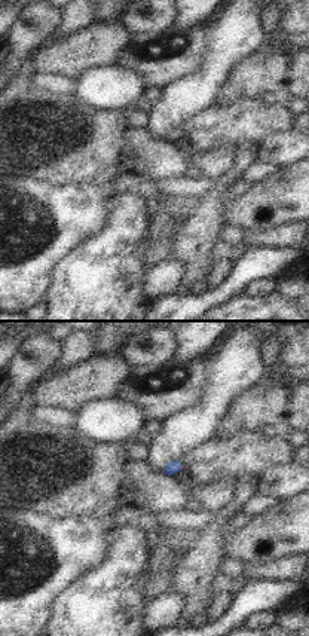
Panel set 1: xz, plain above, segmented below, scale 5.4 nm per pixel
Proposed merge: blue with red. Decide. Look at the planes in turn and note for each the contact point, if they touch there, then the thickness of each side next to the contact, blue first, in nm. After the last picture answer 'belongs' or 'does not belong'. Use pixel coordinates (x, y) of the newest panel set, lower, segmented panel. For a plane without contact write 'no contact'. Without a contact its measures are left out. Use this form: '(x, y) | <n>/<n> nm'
no contact

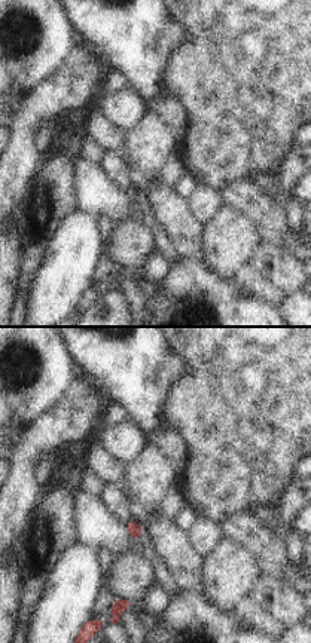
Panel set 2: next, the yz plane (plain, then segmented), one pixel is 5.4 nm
no contact

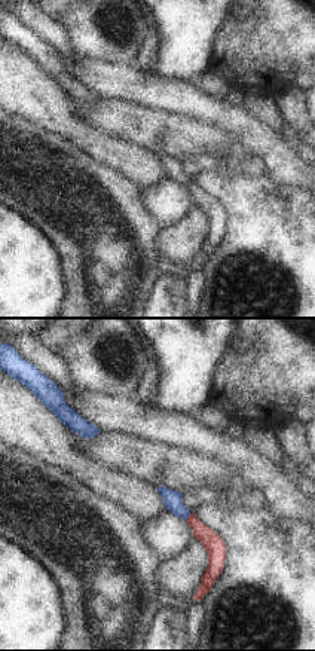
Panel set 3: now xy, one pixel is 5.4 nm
(189, 515) | 100/110 nm

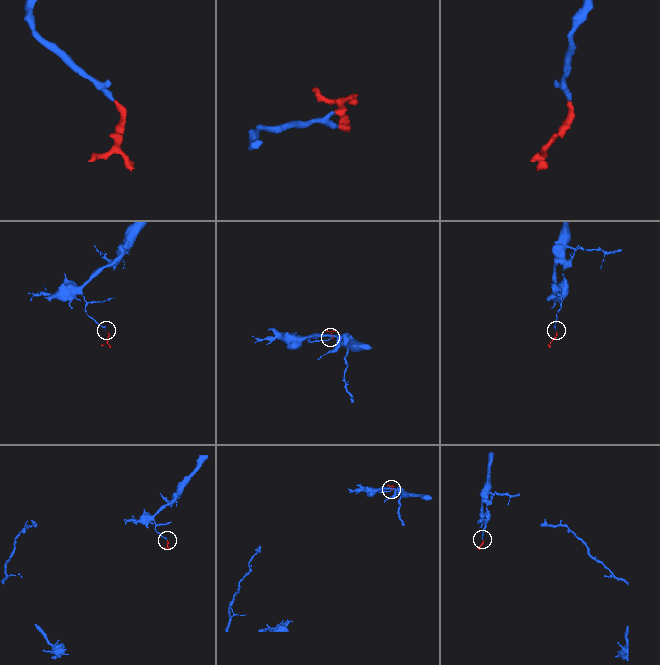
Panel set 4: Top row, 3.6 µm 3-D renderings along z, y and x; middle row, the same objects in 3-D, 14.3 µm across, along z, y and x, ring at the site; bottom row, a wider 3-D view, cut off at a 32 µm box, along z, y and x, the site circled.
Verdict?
belongs

